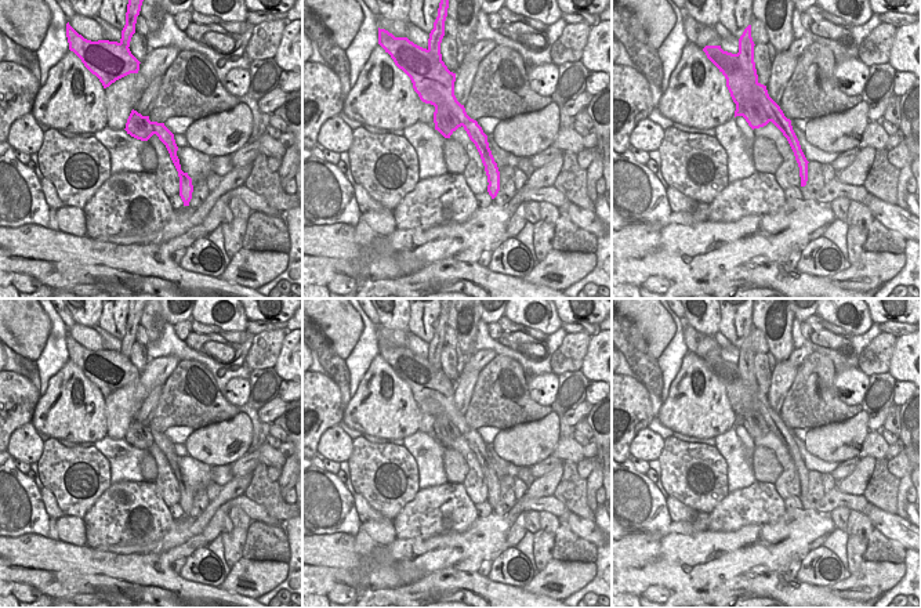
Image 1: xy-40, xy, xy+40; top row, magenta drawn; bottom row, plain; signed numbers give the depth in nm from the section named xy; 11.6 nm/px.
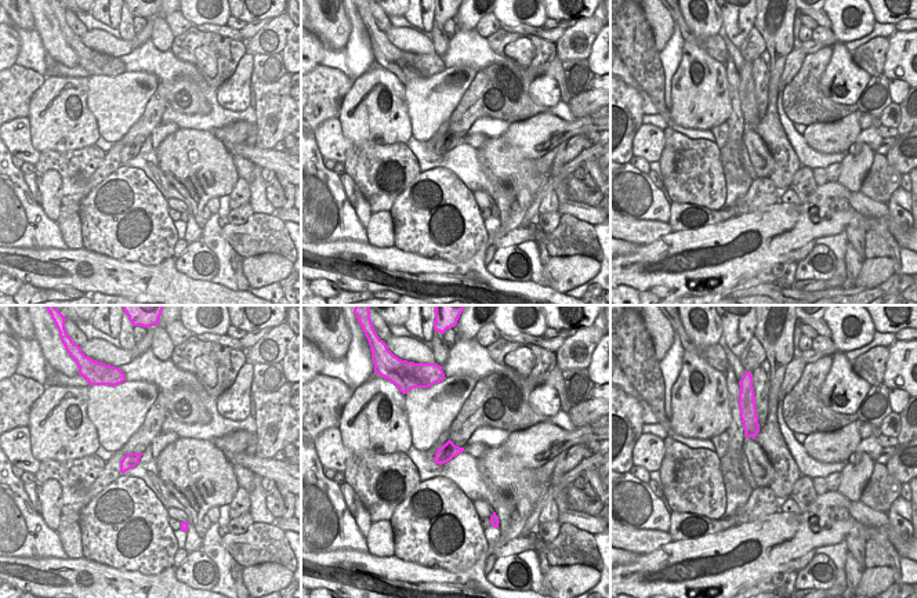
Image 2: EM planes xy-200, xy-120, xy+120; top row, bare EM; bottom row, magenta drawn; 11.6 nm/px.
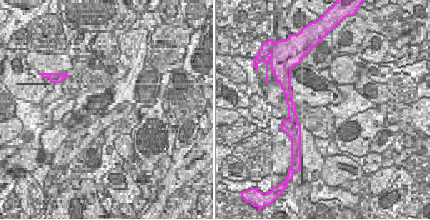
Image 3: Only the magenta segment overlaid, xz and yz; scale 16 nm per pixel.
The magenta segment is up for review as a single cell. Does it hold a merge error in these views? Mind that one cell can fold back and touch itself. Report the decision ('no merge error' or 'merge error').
merge error

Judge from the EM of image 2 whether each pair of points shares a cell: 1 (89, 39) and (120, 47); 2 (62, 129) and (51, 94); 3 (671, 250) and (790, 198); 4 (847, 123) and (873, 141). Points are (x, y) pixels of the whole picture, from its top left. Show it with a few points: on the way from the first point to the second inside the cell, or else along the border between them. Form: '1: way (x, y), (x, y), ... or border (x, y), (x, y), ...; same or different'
1: way (97, 40), (112, 46); same
2: way (51, 118), (40, 118), (37, 115), (44, 105); same
3: border (779, 200), (800, 203); different
4: border (862, 130), (855, 141); different

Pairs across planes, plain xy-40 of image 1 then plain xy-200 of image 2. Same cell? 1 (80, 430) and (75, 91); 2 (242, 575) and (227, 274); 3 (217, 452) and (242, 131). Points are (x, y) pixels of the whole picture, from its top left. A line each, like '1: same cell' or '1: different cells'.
1: same cell
2: different cells
3: same cell

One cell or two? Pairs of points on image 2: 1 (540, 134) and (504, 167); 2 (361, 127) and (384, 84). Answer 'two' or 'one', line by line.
1: two
2: one

